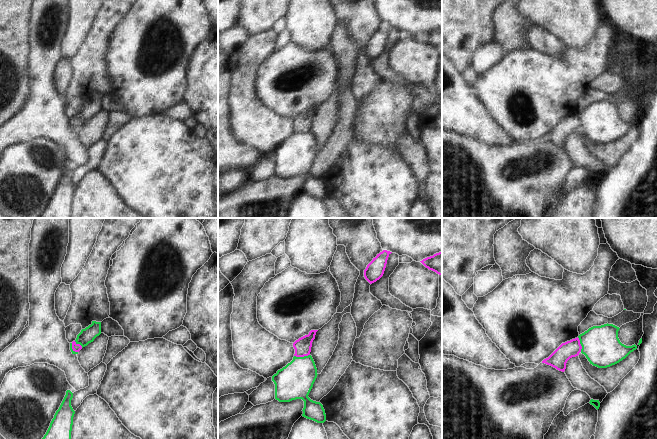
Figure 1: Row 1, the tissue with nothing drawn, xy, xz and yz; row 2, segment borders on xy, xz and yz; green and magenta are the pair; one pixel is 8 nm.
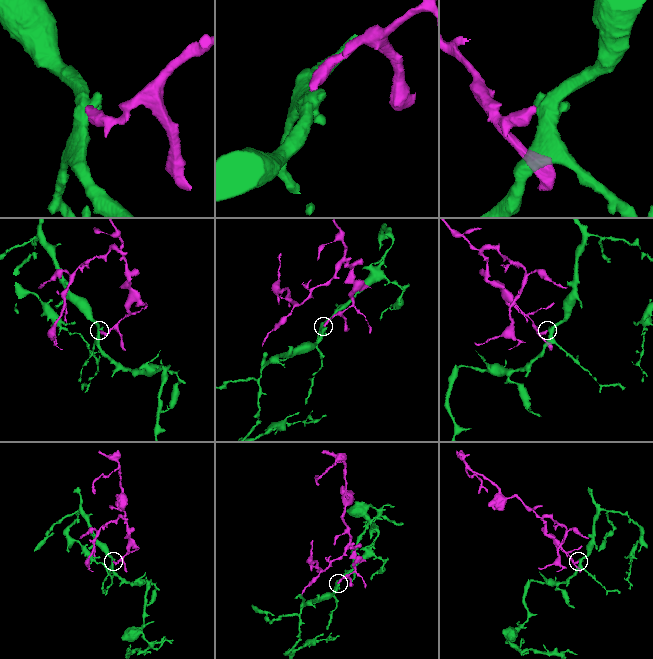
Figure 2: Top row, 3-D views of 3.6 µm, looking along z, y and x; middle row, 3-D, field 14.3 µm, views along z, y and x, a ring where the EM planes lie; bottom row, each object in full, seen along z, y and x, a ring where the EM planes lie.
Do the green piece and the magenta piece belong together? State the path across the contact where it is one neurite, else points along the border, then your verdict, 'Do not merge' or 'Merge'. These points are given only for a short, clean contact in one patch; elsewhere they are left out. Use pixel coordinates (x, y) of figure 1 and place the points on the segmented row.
Boundary: xz (309, 354), (294, 356). Do not merge.

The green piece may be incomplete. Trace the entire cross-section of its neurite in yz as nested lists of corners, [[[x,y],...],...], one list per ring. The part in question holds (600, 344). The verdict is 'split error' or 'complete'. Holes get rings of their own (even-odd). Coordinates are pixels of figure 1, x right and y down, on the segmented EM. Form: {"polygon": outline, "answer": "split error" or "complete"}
{"polygon": [[[613,324],[593,326],[578,336],[582,346],[581,353],[590,364],[607,368],[625,359],[637,349],[634,344],[626,346],[618,338],[619,327]]], "answer": "complete"}

